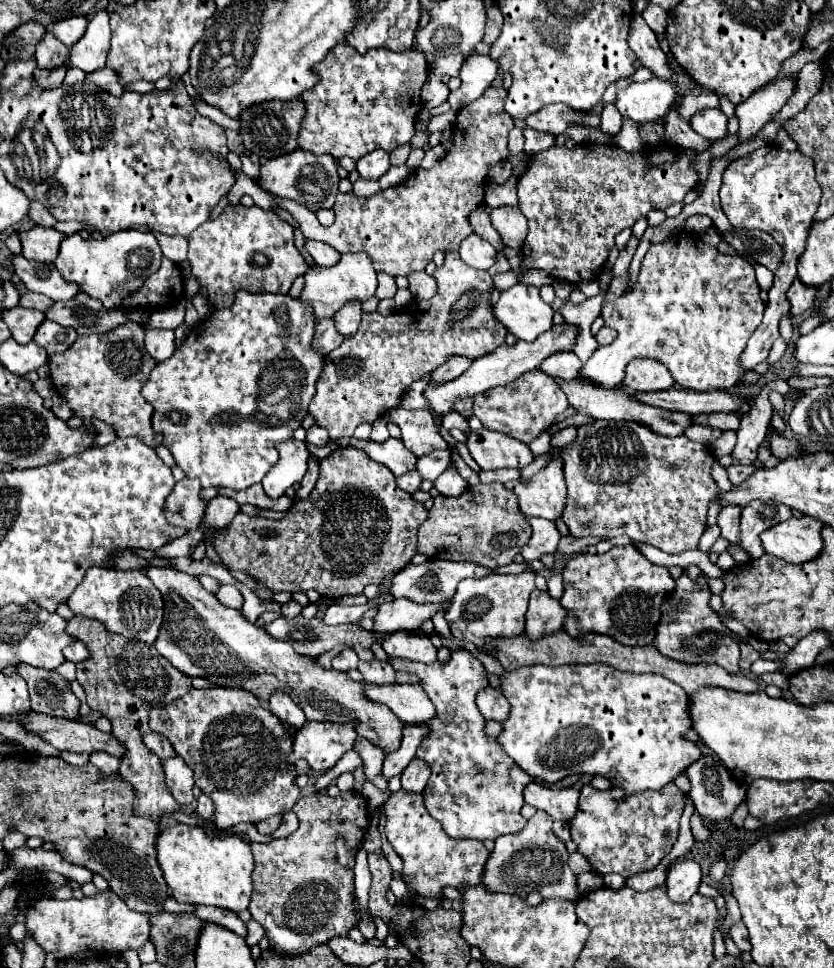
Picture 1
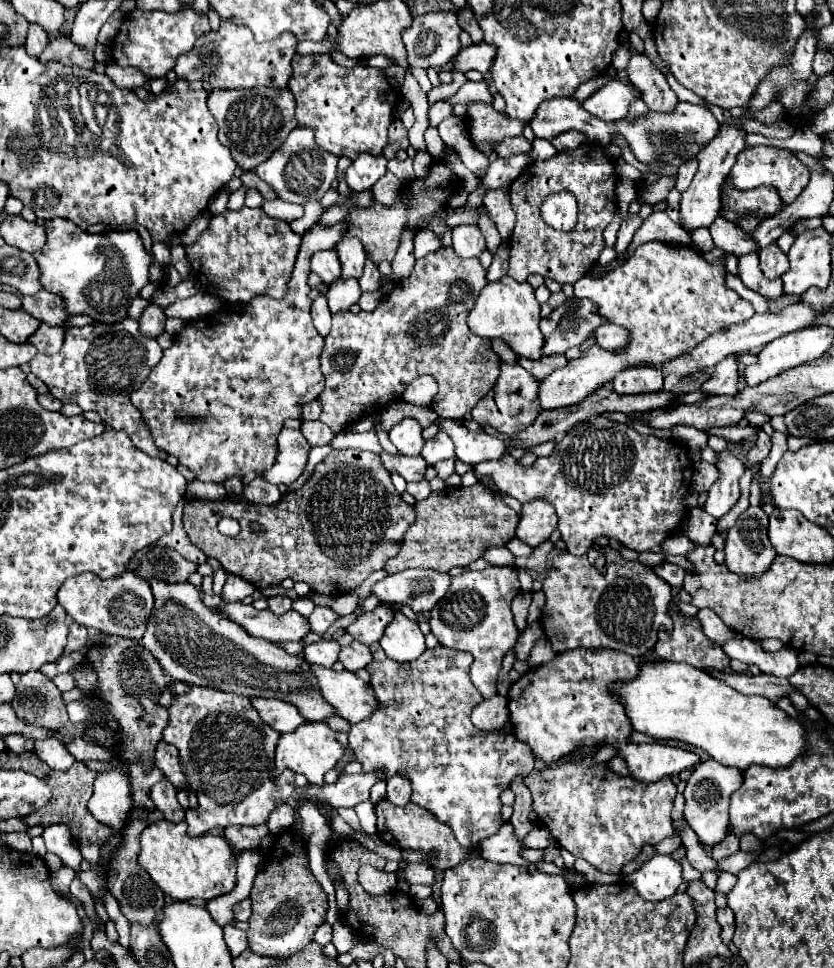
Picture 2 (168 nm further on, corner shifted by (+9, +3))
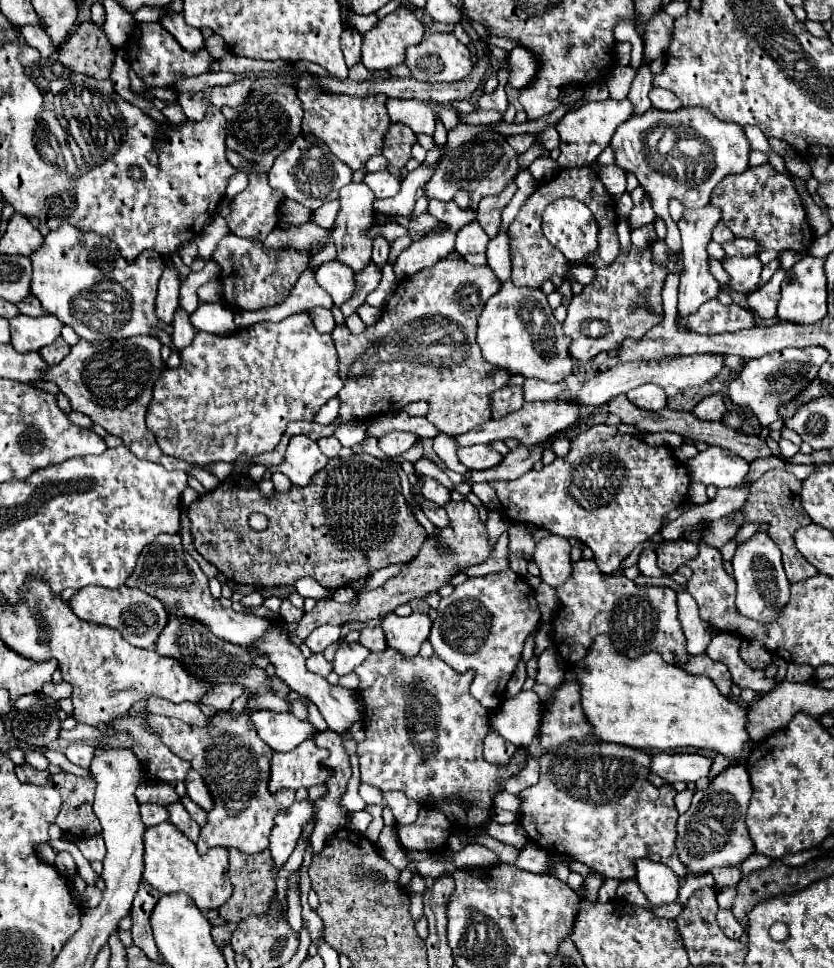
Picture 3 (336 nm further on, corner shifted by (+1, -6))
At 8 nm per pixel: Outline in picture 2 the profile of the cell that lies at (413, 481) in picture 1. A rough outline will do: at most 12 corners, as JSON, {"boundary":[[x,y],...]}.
{"boundary":[[427,480],[409,482],[407,492],[415,500],[425,500],[431,494]]}

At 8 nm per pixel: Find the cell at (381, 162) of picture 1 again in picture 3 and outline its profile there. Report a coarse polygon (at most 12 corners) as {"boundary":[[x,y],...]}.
{"boundary":[[389,171],[367,173],[365,183],[377,199],[395,197],[399,179]]}

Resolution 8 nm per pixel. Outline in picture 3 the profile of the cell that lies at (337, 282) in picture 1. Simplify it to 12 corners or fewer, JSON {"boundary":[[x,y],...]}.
{"boundary":[[365,183],[339,191],[337,259],[357,271],[371,261],[375,195]]}

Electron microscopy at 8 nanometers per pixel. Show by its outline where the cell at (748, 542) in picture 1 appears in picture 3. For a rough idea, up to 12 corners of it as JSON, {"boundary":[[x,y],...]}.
{"boundary":[[767,533],[737,547],[737,611],[763,625],[789,601]]}

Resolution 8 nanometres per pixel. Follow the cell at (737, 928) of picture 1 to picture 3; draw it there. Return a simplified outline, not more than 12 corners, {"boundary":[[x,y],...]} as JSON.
{"boundary":[[731,911],[717,913],[717,925],[721,931],[739,939],[743,927],[739,927],[737,919]]}

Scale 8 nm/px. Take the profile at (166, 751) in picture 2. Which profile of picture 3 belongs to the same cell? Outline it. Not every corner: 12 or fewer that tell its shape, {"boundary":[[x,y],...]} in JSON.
{"boundary":[[191,769],[185,785],[187,795],[205,811],[213,799],[203,777]]}

